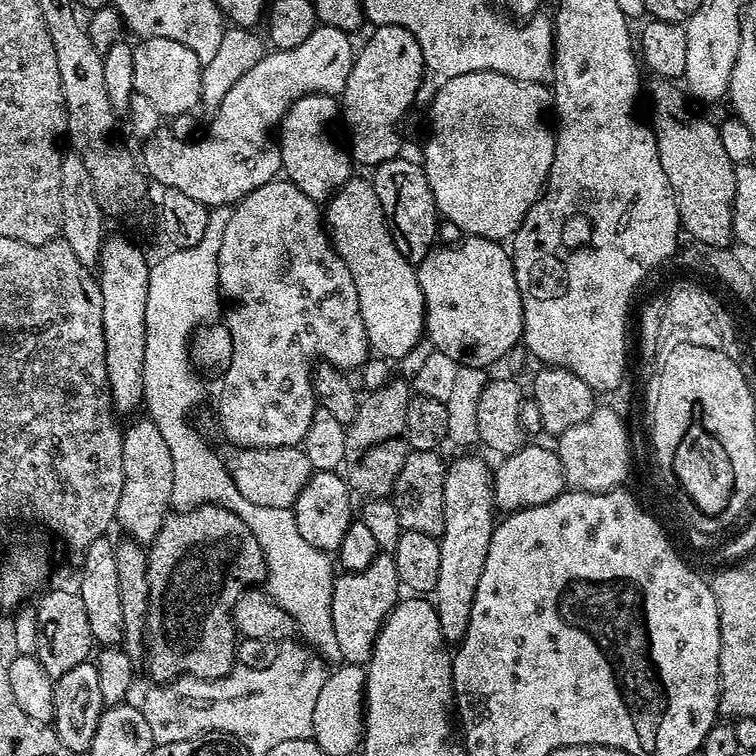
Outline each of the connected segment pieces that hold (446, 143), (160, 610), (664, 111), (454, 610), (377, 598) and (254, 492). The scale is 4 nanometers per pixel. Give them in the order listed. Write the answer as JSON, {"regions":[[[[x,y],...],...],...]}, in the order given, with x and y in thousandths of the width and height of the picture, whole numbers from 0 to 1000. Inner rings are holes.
{"regions":[[[[618,95],[616,98],[606,98],[601,103],[587,106],[583,112],[583,116],[577,122],[577,128],[571,132],[571,171],[566,175],[566,187],[561,190],[561,212],[558,210],[561,229],[569,241],[569,251],[574,257],[578,282],[586,290],[589,286],[601,300],[610,302],[610,308],[620,312],[636,312],[644,317],[671,319],[683,311],[683,306],[688,302],[688,295],[693,292],[698,279],[709,271],[725,242],[728,220],[733,214],[735,176],[728,168],[726,160],[724,164],[722,160],[714,157],[718,156],[720,147],[724,143],[726,147],[728,139],[733,132],[731,123],[728,120],[724,110],[708,106],[681,106],[669,98],[659,98],[657,95]]],[[[263,667],[259,672],[247,675],[229,676],[220,687],[214,701],[209,701],[209,706],[194,721],[196,731],[196,811],[193,812],[193,880],[196,878],[196,889],[202,894],[208,906],[222,903],[231,899],[234,894],[261,894],[269,899],[287,899],[295,894],[300,894],[313,877],[312,853],[315,851],[315,840],[312,841],[312,825],[307,821],[307,808],[312,804],[312,798],[317,794],[317,787],[327,780],[332,772],[339,772],[351,766],[354,759],[354,750],[349,742],[347,733],[347,722],[341,722],[341,714],[336,712],[336,706],[331,706],[331,696],[325,696],[325,690],[320,690],[320,685],[315,685],[315,680],[310,680],[304,675],[292,672],[290,667]]],[[[862,103],[862,107],[856,107],[854,127],[857,122],[857,132],[862,136],[862,159],[860,157],[860,168],[868,180],[868,192],[870,193],[870,209],[876,214],[876,225],[881,225],[881,235],[889,242],[889,250],[894,254],[894,271],[899,279],[899,294],[906,308],[910,307],[917,312],[921,320],[927,324],[937,324],[944,328],[963,328],[970,321],[968,316],[968,269],[971,267],[971,230],[974,229],[972,221],[967,209],[962,208],[960,198],[955,194],[955,185],[950,183],[950,168],[946,163],[940,164],[931,153],[925,153],[918,144],[910,139],[911,128],[902,120],[899,123],[901,112],[890,108],[884,103]]],[[[608,603],[591,615],[587,626],[587,705],[579,710],[585,743],[579,749],[579,775],[574,784],[577,811],[582,825],[594,837],[612,839],[619,827],[622,807],[627,802],[627,786],[632,780],[632,769],[638,765],[638,749],[643,749],[643,728],[648,728],[651,700],[659,683],[656,655],[651,652],[653,624],[640,608],[630,603]]],[[[504,733],[495,738],[489,749],[478,757],[455,757],[446,761],[439,770],[439,821],[442,823],[442,839],[447,839],[447,854],[452,854],[455,873],[463,878],[485,880],[487,872],[492,868],[492,856],[497,848],[497,841],[503,831],[508,827],[509,817],[515,810],[524,803],[526,787],[524,782],[530,782],[532,774],[526,765],[524,753],[524,738],[519,733]]],[[[401,591],[390,593],[312,593],[299,603],[302,624],[315,643],[320,659],[336,664],[336,669],[386,672],[394,653],[405,643],[415,620],[405,606]]]]}

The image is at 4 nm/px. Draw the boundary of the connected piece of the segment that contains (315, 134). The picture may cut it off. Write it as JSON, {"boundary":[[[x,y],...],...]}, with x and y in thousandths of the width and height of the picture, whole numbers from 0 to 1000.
{"boundary":[[[422,122],[421,124],[410,124],[409,127],[394,130],[394,135],[389,135],[384,140],[384,146],[368,165],[368,176],[370,175],[370,187],[368,187],[368,194],[370,197],[370,221],[374,231],[380,234],[380,237],[385,238],[389,246],[394,246],[394,251],[399,251],[399,257],[405,257],[411,265],[417,265],[419,267],[433,267],[438,265],[439,261],[450,253],[450,249],[454,246],[454,243],[456,243],[459,238],[467,237],[468,233],[468,228],[466,228],[466,222],[468,224],[468,213],[463,205],[462,197],[456,194],[456,192],[455,196],[452,192],[450,192],[450,175],[447,171],[444,171],[444,159],[447,164],[447,155],[451,152],[451,148],[452,143],[447,136],[446,128],[430,127],[427,122]]]}

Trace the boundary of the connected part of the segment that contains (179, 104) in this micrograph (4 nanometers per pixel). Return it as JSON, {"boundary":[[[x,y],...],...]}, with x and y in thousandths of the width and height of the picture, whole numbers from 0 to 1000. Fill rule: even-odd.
{"boundary":[[[194,49],[185,60],[181,57],[175,74],[177,81],[177,116],[184,126],[198,130],[212,144],[213,155],[238,153],[266,136],[269,124],[269,95],[262,71],[241,56],[225,50]]]}

